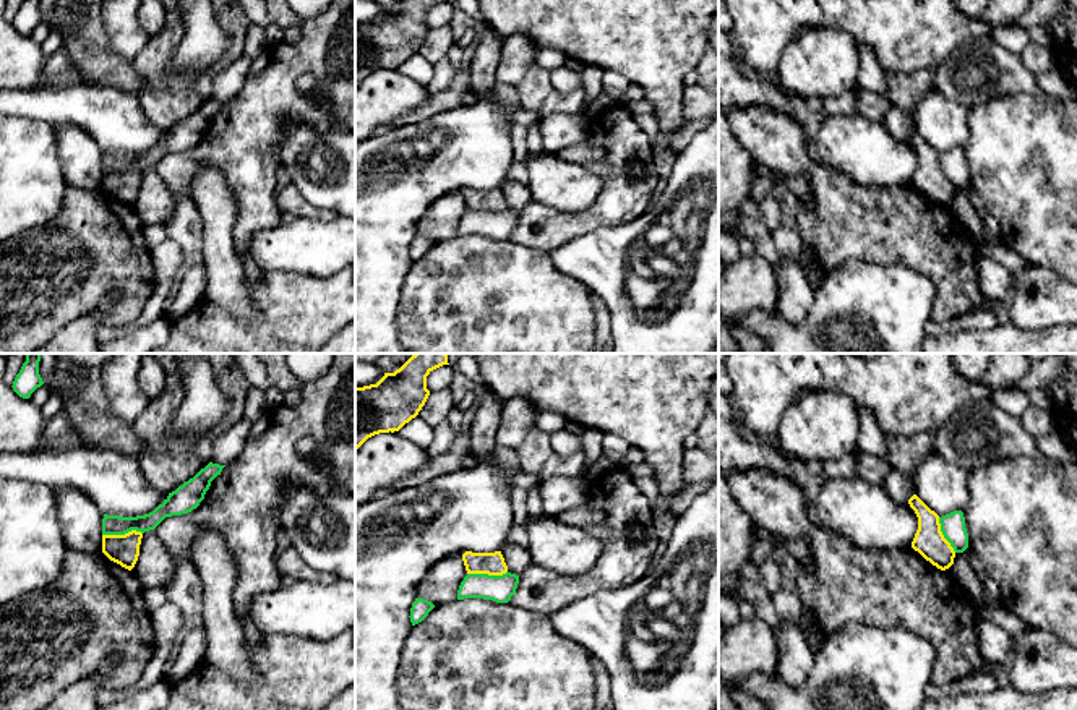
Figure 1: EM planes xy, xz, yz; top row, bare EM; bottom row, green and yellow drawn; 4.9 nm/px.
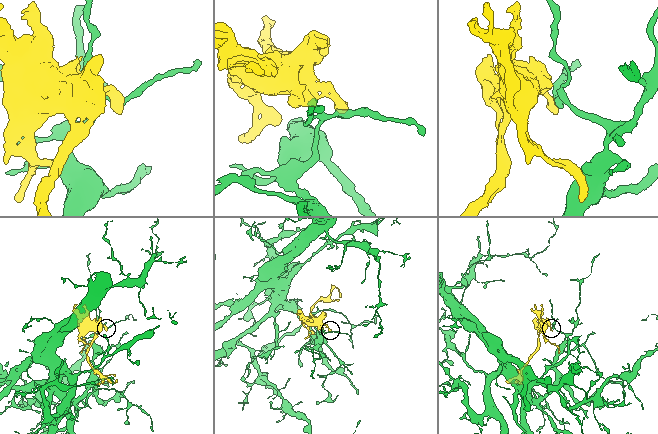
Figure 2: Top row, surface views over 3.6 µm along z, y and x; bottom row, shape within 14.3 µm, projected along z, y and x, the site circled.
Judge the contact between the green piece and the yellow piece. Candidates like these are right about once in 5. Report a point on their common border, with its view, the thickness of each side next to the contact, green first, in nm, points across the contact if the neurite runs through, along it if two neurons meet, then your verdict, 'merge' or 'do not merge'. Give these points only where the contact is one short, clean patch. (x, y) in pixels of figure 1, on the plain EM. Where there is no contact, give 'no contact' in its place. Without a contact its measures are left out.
xy (122, 171) | 100/150 nm | along xy (141, 169), (130, 167), (102, 172) | do not merge

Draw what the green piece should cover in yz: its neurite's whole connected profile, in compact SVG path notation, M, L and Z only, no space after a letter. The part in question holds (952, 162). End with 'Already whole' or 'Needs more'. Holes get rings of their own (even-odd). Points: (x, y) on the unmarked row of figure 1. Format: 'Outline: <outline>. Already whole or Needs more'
Outline: M954 148L939 154L941 169L950 180L955 190L963 190L968 185L968 170L962 148Z. Already whole

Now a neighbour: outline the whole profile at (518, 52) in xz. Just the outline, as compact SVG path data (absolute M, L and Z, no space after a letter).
M511 36L503 42L496 83L516 86L526 76L529 65L535 60L537 47L526 36Z

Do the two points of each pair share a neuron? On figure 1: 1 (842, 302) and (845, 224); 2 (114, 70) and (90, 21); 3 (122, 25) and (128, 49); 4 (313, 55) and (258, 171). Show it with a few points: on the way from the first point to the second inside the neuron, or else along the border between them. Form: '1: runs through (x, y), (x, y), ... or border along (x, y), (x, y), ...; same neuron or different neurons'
1: border along (881, 265), (844, 260), (826, 276); different neurons
2: runs through (102, 59), (90, 46), (90, 33); same neuron
3: runs through (124, 31), (127, 42); same neuron
4: runs through (284, 80), (255, 122), (255, 141); same neuron

